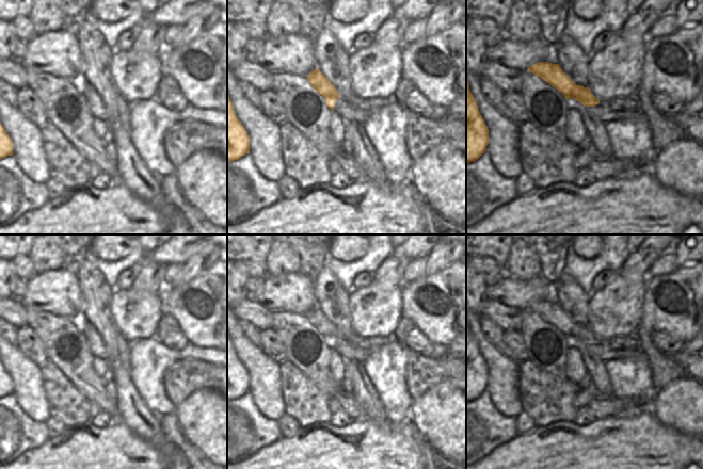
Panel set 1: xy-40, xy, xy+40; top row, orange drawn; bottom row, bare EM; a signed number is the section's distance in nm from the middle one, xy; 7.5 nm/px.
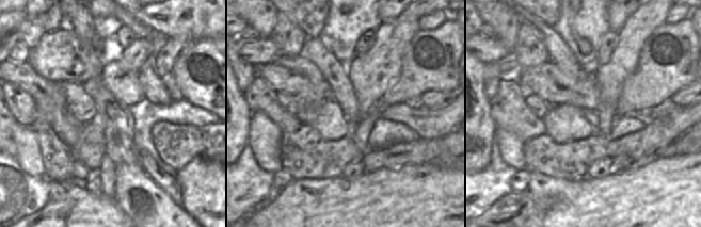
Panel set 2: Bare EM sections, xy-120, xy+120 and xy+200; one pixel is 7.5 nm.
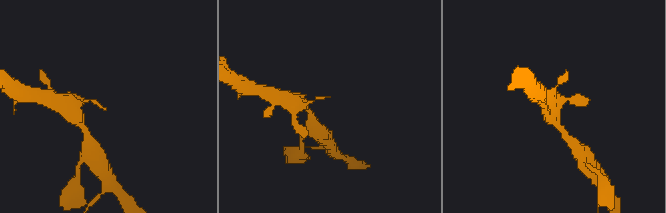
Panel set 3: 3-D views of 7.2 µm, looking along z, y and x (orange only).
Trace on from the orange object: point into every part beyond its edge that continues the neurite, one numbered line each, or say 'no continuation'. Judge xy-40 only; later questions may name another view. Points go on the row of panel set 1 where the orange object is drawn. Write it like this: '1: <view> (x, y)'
no continuation

